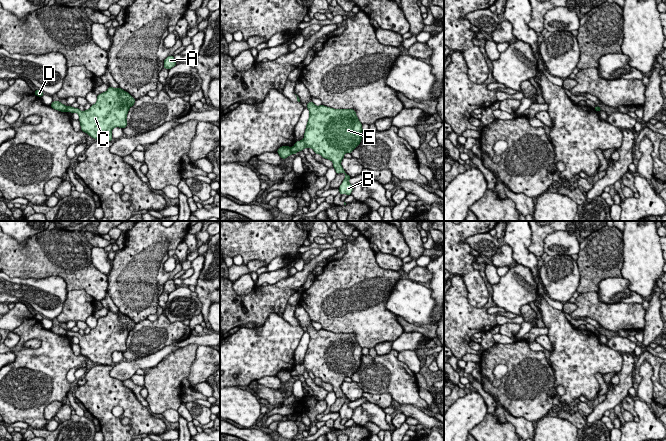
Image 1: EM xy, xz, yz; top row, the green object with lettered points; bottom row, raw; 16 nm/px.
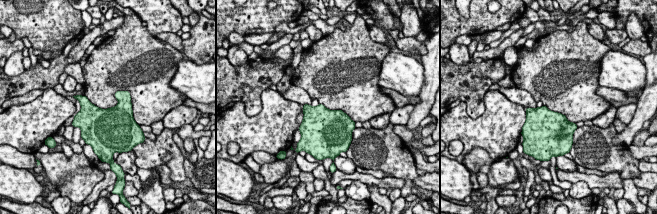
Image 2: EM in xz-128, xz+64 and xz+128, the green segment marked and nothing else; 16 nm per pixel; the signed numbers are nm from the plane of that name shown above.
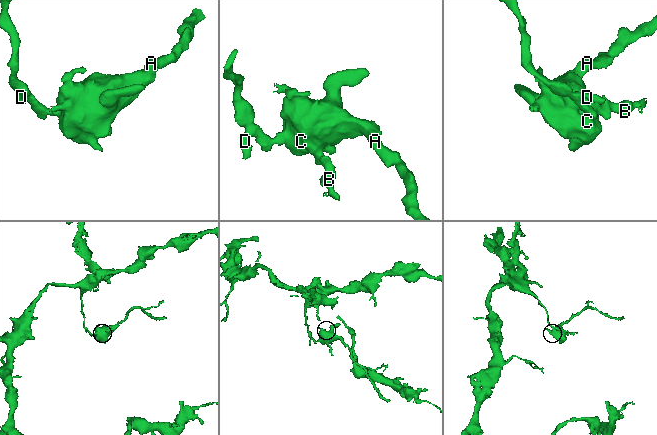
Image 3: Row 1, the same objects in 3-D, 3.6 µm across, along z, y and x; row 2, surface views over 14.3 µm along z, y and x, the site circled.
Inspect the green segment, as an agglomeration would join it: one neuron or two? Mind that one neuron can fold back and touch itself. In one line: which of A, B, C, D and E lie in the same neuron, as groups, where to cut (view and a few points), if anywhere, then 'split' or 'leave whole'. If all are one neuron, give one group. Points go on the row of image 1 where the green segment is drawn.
A B C E / D; cut in xz along (290, 147), (293, 153); split

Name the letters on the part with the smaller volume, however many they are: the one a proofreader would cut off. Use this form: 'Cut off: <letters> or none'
Cut off: A, B, C, E

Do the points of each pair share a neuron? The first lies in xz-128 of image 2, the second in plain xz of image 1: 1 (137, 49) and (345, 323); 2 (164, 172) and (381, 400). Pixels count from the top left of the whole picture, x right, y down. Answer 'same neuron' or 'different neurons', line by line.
1: same neuron
2: same neuron

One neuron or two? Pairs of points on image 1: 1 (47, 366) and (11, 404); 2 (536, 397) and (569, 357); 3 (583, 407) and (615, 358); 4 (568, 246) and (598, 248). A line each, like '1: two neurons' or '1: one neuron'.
1: one neuron
2: two neurons
3: two neurons
4: two neurons

